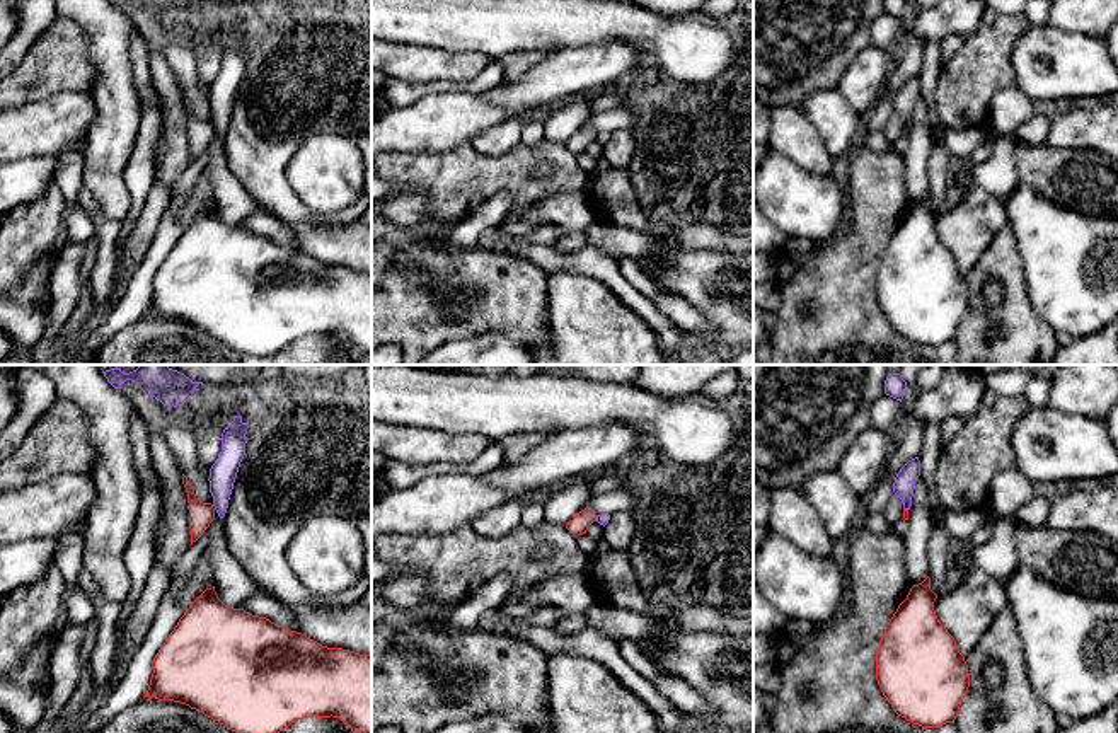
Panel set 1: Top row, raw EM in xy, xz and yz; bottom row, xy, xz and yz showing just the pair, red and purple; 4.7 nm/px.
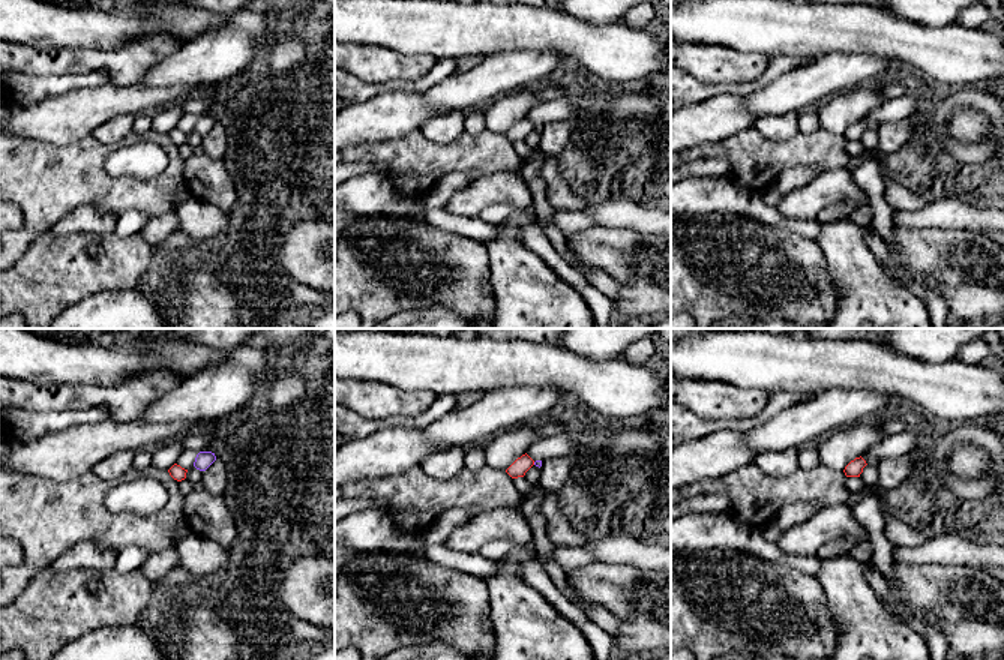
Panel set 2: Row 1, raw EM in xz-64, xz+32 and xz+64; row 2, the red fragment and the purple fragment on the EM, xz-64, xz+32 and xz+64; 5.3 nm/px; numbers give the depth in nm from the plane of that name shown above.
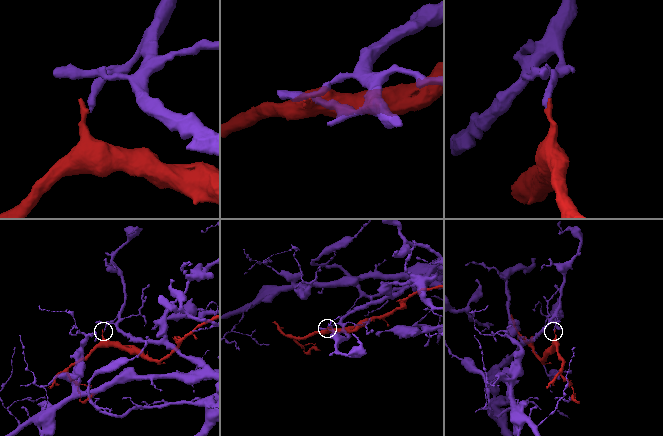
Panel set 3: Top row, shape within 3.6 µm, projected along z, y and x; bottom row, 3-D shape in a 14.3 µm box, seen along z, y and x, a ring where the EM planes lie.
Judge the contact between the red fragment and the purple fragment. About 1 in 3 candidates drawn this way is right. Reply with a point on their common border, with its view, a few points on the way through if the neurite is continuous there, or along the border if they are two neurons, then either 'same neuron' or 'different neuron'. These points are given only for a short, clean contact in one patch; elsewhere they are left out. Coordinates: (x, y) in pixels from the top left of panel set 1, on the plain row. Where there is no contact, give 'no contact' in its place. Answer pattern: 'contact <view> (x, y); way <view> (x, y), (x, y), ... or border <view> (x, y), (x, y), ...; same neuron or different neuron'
contact xz (595, 137); border xz (599, 133), (595, 138); different neuron

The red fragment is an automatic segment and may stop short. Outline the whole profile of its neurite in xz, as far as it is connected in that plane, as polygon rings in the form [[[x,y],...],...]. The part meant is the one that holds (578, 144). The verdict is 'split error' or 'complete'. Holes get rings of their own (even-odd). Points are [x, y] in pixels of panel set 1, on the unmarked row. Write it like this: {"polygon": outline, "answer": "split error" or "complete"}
{"polygon": [[[585,126],[581,128],[568,143],[566,147],[574,153],[586,152],[588,145],[596,140],[596,135],[591,128]]], "answer": "complete"}

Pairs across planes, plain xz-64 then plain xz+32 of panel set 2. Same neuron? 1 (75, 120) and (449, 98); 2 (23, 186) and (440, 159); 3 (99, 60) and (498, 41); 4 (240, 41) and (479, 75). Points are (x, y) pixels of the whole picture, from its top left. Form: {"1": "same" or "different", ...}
{"1": "different", "2": "same", "3": "different", "4": "same"}

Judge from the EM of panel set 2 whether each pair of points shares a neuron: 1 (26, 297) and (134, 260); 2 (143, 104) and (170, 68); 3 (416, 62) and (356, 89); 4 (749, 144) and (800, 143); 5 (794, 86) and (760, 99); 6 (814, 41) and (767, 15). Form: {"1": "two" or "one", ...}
{"1": "one", "2": "two", "3": "two", "4": "one", "5": "one", "6": "one"}

